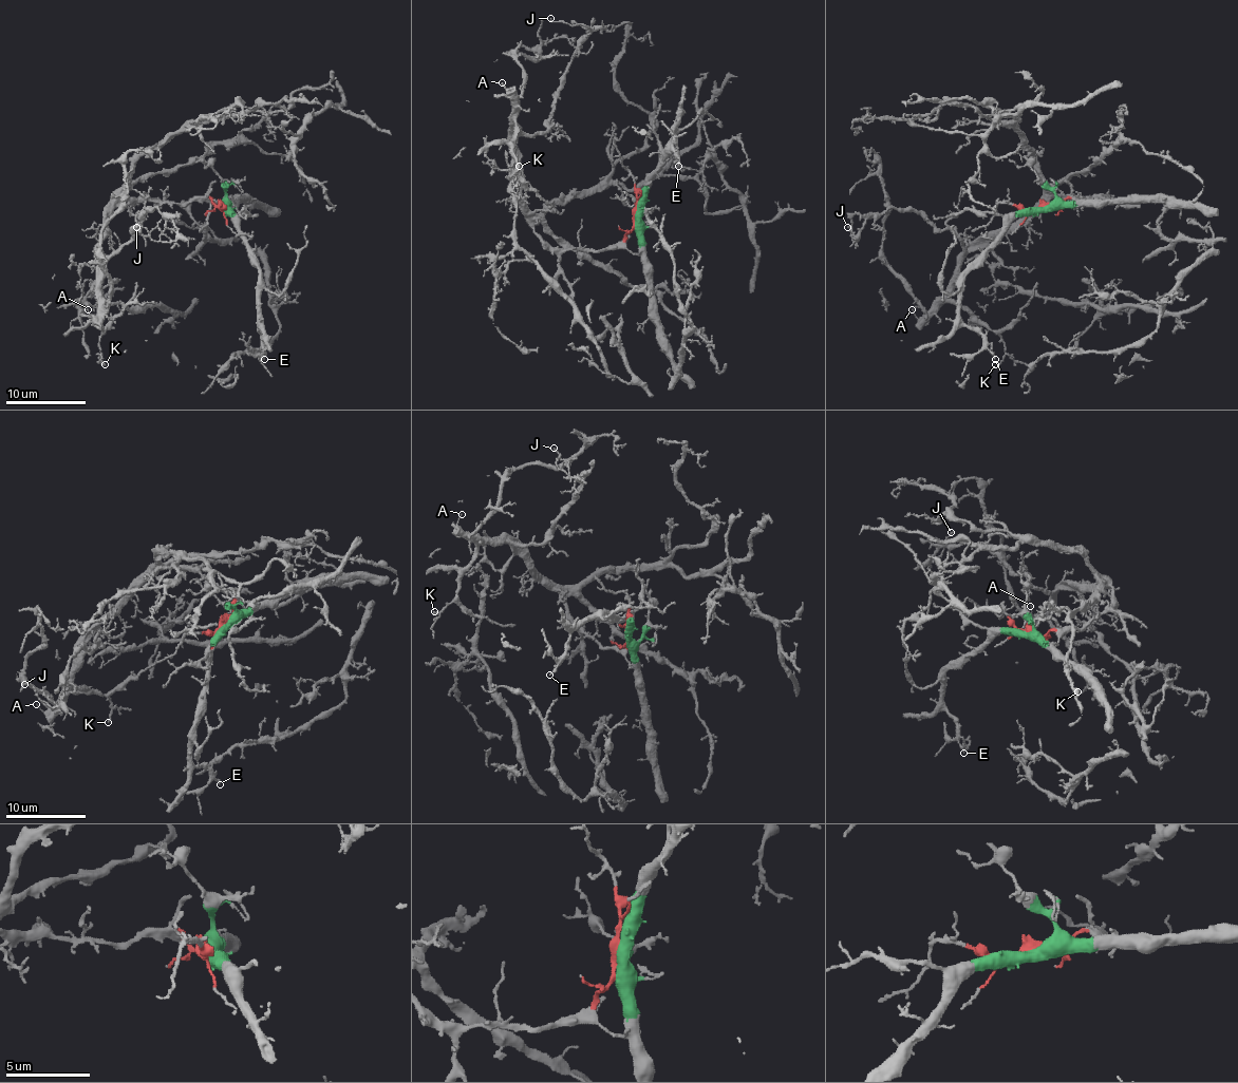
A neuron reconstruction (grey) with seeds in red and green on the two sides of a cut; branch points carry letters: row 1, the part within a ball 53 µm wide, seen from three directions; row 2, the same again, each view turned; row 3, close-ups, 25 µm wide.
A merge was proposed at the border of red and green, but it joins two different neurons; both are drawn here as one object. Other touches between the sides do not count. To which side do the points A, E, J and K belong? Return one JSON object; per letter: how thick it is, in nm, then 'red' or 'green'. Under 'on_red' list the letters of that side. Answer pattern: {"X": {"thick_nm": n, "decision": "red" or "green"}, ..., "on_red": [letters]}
{"A": {"thick_nm": 80, "decision": "red"}, "E": {"thick_nm": 180, "decision": "green"}, "J": {"thick_nm": 130, "decision": "red"}, "K": {"thick_nm": 130, "decision": "red"}, "on_red": ["A", "J", "K"]}

